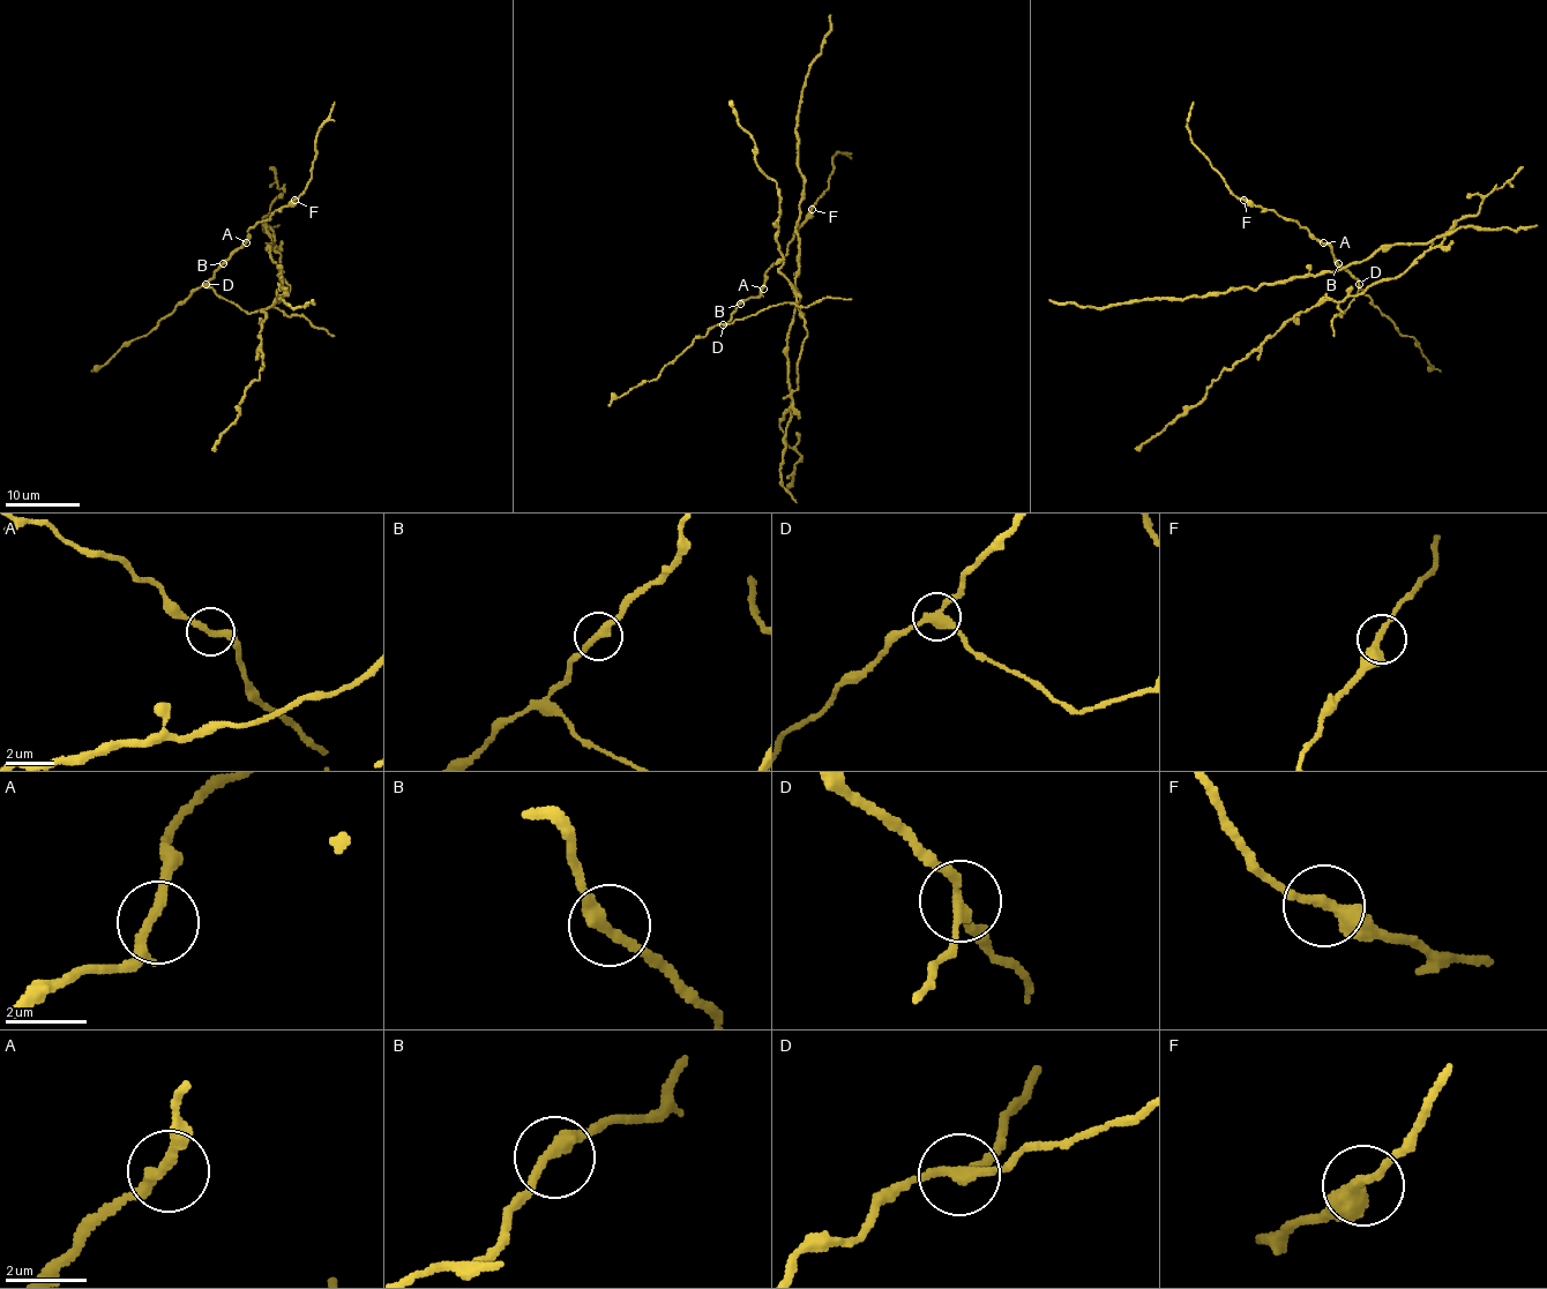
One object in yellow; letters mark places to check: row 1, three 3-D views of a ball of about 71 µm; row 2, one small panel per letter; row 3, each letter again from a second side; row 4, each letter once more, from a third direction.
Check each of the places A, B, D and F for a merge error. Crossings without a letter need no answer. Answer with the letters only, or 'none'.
D

